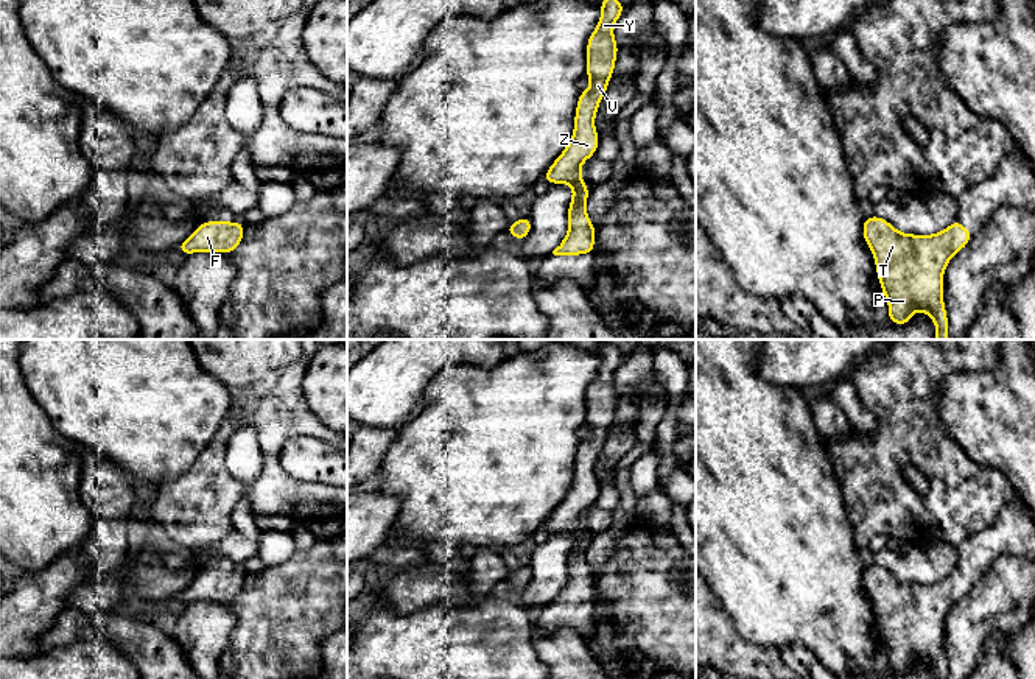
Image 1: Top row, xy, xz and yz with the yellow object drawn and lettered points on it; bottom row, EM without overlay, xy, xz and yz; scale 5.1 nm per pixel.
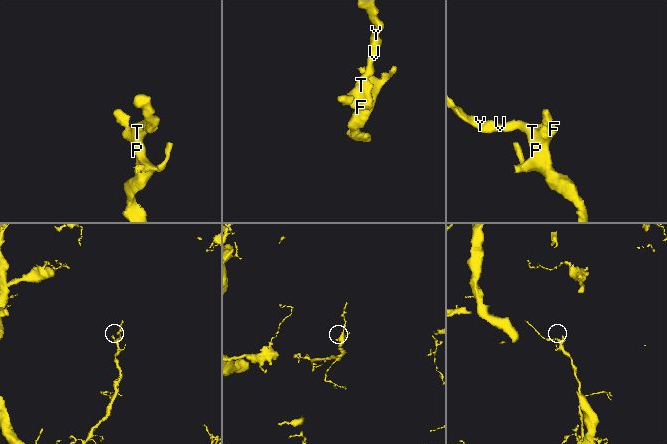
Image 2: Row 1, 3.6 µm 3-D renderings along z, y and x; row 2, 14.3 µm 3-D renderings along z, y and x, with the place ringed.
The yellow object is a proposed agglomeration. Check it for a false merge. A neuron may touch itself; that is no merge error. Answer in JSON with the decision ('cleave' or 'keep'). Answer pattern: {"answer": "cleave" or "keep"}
{"answer": "keep"}

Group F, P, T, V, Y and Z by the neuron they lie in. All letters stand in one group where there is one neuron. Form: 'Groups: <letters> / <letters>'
Groups: F P T V Y Z

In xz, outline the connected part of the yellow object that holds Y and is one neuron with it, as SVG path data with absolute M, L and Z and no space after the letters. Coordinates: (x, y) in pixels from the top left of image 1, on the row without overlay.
M604 344L599 350L602 361L595 380L587 388L585 425L591 434L581 439L573 484L560 505L546 519L543 529L549 533L570 533L573 547L568 553L568 582L553 600L554 604L587 604L593 603L596 578L585 561L585 551L593 536L584 534L581 523L582 512L593 506L599 495L599 484L595 477L595 466L609 430L615 420L618 392L613 386L613 375L623 364L624 355L615 344Z

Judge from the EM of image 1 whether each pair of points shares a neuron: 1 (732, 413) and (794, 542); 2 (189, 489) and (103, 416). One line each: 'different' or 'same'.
1: same
2: different

